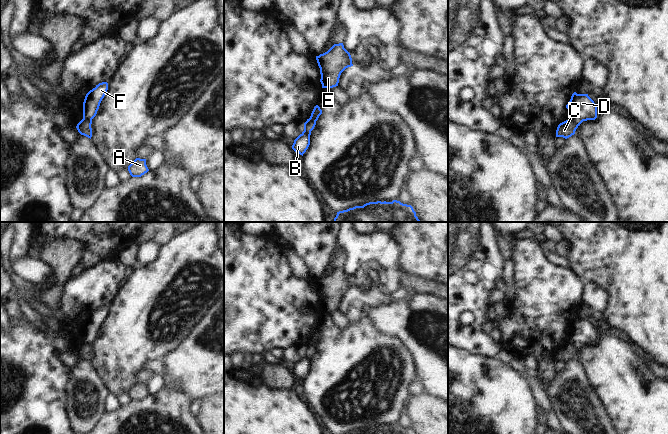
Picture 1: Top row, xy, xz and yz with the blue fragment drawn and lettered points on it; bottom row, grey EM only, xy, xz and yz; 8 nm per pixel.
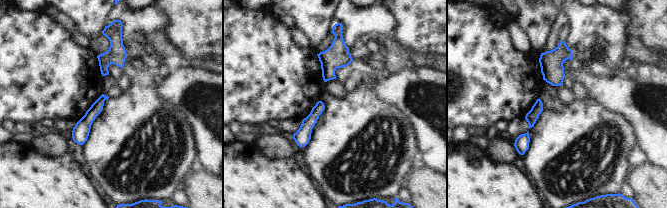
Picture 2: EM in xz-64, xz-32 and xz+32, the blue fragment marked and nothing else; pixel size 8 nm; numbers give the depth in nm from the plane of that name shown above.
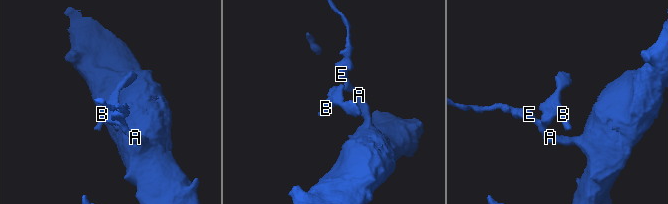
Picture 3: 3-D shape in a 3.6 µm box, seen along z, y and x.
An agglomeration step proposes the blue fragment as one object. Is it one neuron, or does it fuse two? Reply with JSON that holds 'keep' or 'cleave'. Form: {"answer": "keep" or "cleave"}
{"answer": "cleave"}

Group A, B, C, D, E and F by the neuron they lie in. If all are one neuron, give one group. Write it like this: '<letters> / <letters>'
A C E / B D F

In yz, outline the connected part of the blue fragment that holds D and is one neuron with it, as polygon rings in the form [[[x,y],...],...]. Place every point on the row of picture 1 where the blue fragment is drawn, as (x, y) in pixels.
[[[574,92],[566,108],[569,110],[570,119],[573,120],[582,119],[587,121],[597,118],[597,105],[588,94]]]

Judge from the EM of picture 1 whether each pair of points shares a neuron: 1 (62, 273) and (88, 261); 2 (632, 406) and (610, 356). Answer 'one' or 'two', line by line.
1: two
2: one

